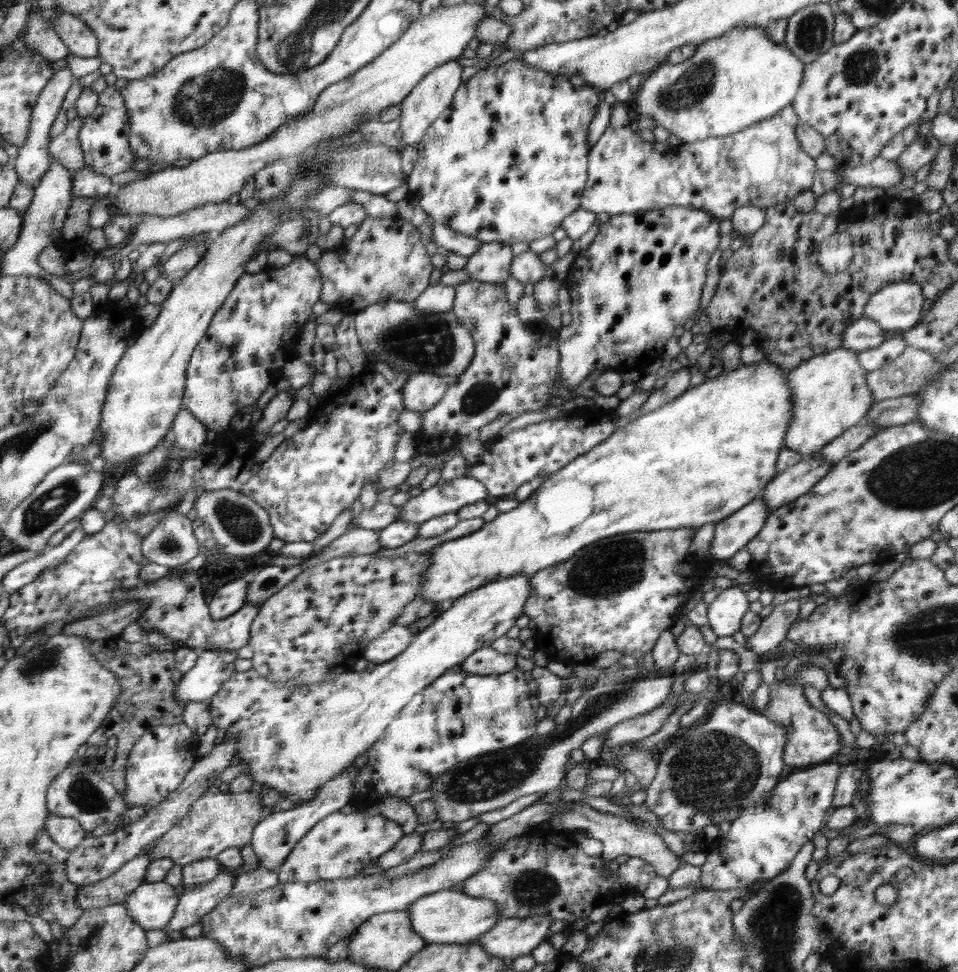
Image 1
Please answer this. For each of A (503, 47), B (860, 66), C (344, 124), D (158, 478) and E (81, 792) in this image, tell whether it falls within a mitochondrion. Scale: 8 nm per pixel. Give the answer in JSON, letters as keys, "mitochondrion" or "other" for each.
{"A":"other","B":"mitochondrion","C":"other","D":"mitochondrion","E":"mitochondrion"}

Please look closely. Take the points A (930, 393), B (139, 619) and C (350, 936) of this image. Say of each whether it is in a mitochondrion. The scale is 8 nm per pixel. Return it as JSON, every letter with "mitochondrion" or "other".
{"A":"other","B":"other","C":"other"}

